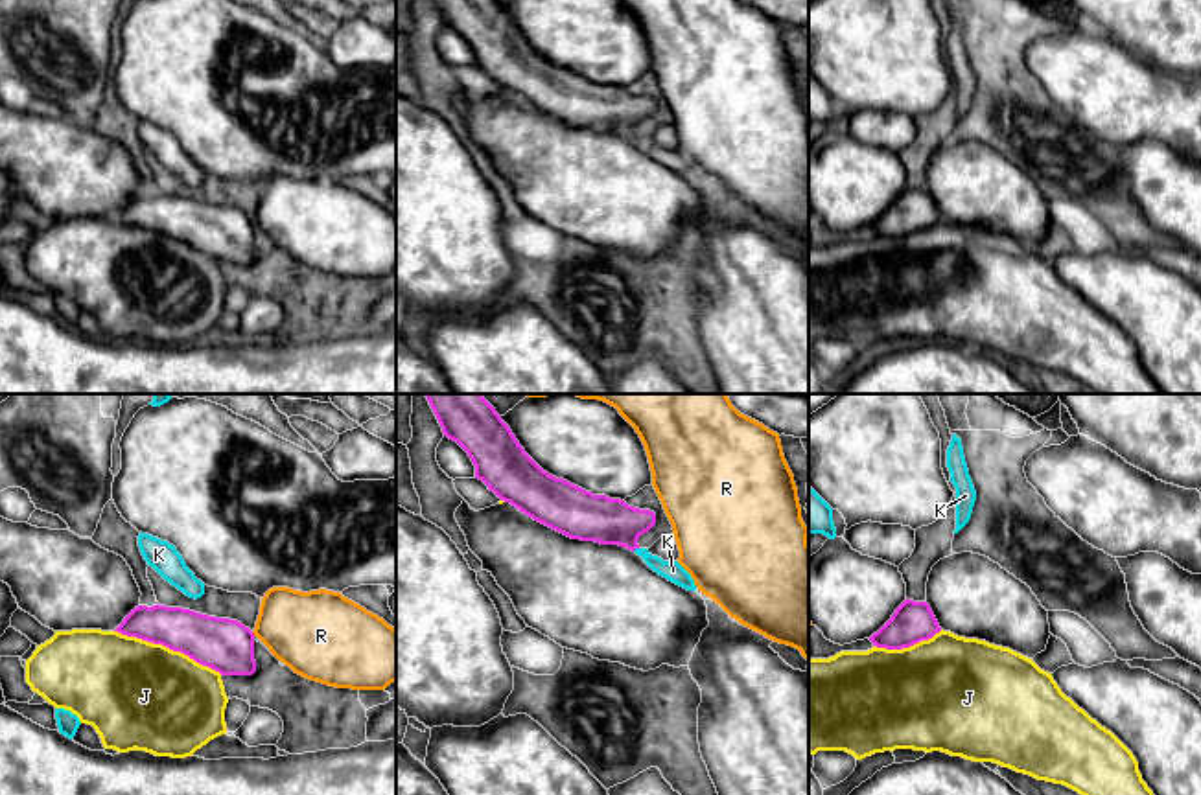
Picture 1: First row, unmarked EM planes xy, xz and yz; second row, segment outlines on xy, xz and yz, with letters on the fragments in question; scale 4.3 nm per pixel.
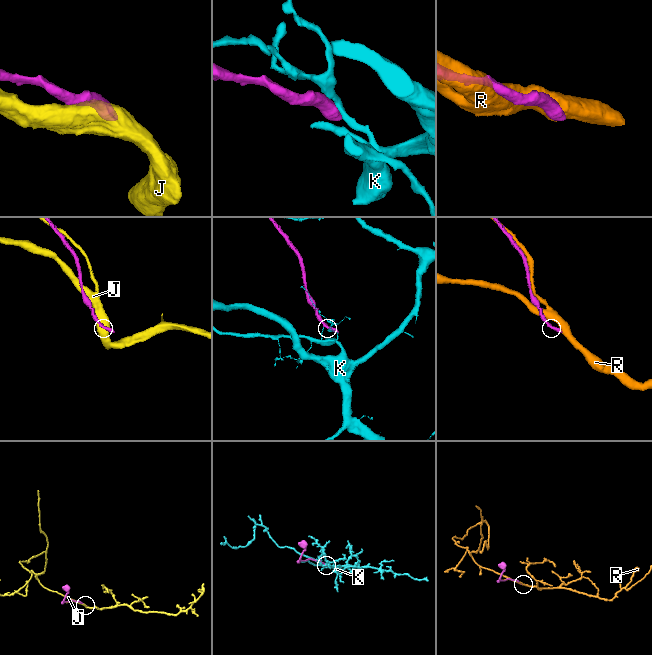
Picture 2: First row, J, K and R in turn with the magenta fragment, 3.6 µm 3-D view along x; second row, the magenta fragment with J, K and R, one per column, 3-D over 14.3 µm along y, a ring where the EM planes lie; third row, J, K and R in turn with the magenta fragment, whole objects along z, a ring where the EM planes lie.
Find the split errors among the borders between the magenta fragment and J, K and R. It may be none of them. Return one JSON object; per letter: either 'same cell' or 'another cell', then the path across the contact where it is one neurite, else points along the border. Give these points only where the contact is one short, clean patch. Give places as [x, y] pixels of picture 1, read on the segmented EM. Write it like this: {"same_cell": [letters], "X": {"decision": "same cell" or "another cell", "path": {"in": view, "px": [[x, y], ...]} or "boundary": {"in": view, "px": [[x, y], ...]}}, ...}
{"same_cell": [], "J": {"decision": "another cell"}, "K": {"decision": "another cell"}, "R": {"decision": "another cell"}}

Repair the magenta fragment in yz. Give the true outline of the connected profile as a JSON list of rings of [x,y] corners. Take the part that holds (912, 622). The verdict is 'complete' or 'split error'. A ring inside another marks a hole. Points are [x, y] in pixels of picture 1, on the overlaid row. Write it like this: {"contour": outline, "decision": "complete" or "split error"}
{"contour": [[[962,552],[939,559],[927,600],[904,600],[869,637],[886,650],[910,648],[939,631],[1009,648],[1028,659],[1046,650],[1048,611],[1032,589],[985,556]]], "decision": "split error"}

